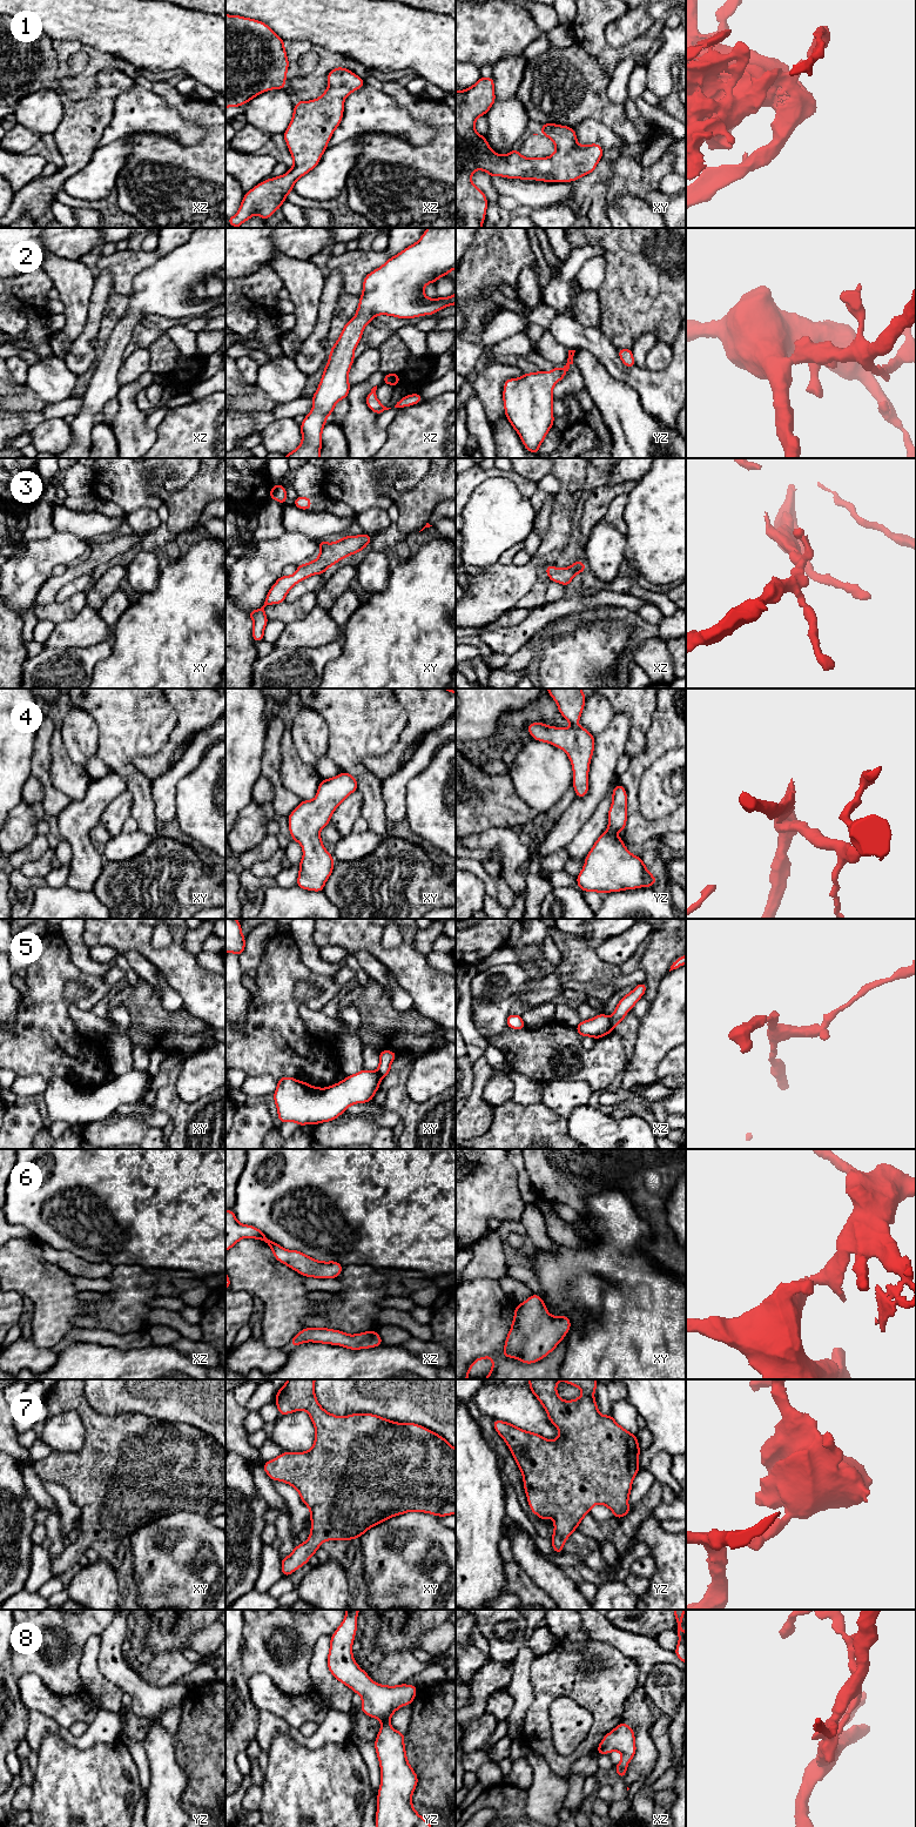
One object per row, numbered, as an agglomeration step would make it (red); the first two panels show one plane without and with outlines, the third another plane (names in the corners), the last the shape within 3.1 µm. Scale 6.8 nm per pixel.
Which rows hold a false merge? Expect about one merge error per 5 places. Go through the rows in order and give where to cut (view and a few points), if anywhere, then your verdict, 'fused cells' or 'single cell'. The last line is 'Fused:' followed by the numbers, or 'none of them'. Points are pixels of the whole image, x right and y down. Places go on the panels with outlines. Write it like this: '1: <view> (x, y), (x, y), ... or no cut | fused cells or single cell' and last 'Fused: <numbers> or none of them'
1: no cut | single cell
2: no cut | single cell
3: no cut | single cell
4: no cut | single cell
5: xz (608, 1018), (612, 1029) | fused cells
6: no cut | single cell
7: no cut | single cell
8: no cut | single cell
Fused: 5

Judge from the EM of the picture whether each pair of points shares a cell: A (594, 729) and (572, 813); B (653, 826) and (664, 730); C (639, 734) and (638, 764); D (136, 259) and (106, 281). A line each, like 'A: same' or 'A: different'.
A: different
B: same
C: different
D: different

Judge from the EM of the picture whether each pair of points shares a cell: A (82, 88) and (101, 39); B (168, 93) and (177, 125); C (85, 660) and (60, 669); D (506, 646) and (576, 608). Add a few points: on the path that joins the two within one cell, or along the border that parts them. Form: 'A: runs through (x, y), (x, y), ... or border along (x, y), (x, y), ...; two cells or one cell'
A: border along (72, 39), (92, 45), (101, 52), (114, 56); two cells
B: border along (152, 91), (186, 120), (196, 123); two cells
C: runs through (79, 663), (72, 669), (66, 669); one cell
D: runs through (524, 631), (545, 612), (558, 609); one cell

